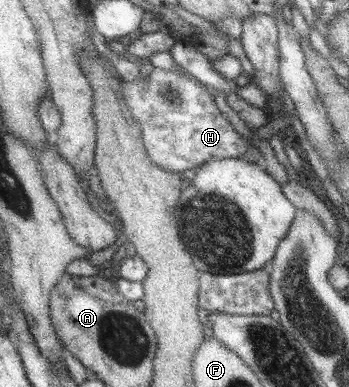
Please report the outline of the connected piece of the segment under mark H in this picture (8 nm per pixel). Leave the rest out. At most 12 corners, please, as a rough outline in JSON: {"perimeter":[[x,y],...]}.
{"perimeter":[[179,66],[122,81],[147,156],[189,174],[255,149]]}

